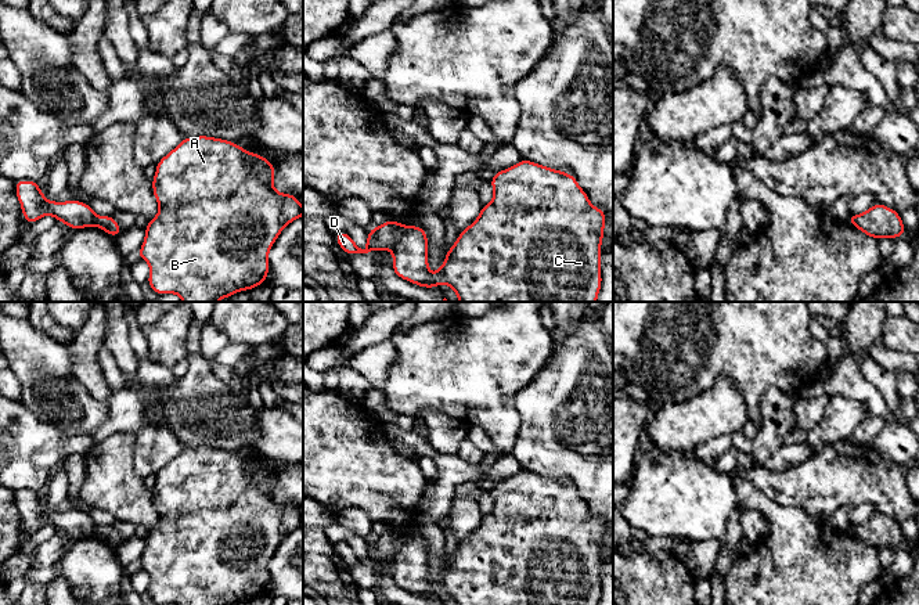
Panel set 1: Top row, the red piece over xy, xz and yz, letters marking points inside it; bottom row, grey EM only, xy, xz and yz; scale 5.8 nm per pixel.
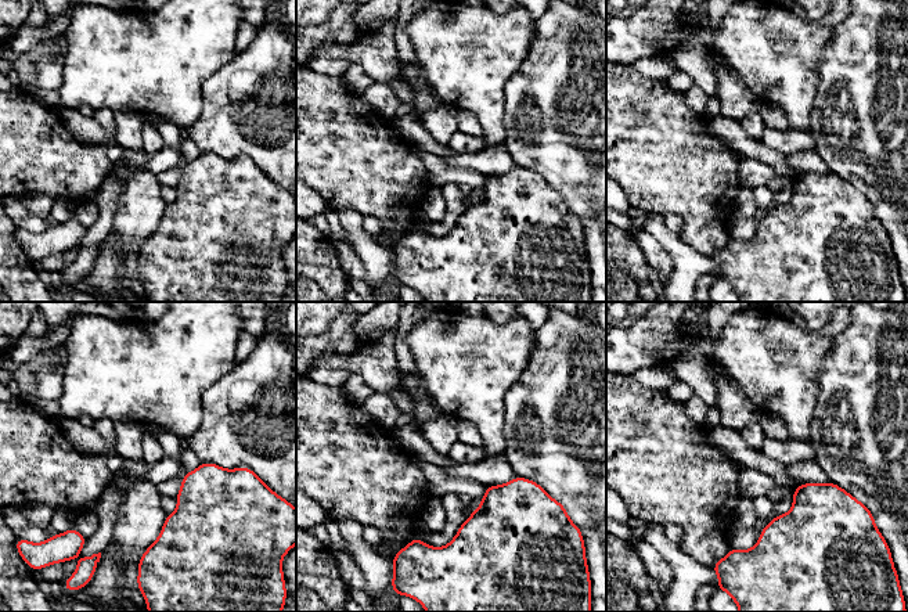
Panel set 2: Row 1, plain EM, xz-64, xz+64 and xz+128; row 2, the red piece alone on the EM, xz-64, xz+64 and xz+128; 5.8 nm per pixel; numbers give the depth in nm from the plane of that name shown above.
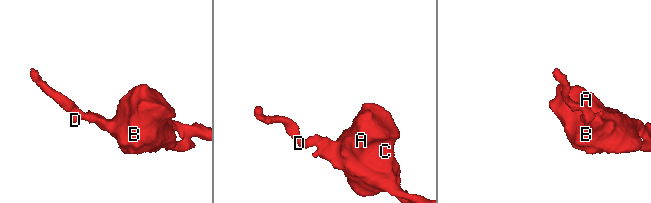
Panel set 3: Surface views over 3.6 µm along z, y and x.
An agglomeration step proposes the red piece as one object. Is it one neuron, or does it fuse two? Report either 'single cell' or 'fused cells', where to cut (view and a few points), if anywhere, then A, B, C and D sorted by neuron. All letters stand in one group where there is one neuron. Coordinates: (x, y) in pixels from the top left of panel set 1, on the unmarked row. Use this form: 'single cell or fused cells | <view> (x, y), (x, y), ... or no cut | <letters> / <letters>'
fused cells | xz (407, 537), (390, 560) | A B C / D

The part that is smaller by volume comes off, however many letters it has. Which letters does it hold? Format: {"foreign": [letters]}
{"foreign": ["D"]}

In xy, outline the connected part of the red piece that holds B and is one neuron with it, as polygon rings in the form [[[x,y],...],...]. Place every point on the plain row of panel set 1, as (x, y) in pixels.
[[[209,446],[184,447],[183,451],[165,465],[156,475],[156,483],[152,487],[152,501],[159,514],[158,525],[148,532],[145,540],[145,550],[137,562],[137,568],[144,569],[151,583],[148,586],[148,595],[158,605],[177,604],[177,605],[233,605],[239,601],[251,601],[252,598],[267,593],[270,579],[269,561],[274,555],[281,541],[293,530],[303,526],[303,516],[293,504],[282,504],[274,500],[273,489],[275,478],[271,471],[260,467],[257,462],[246,462],[241,455]]]

